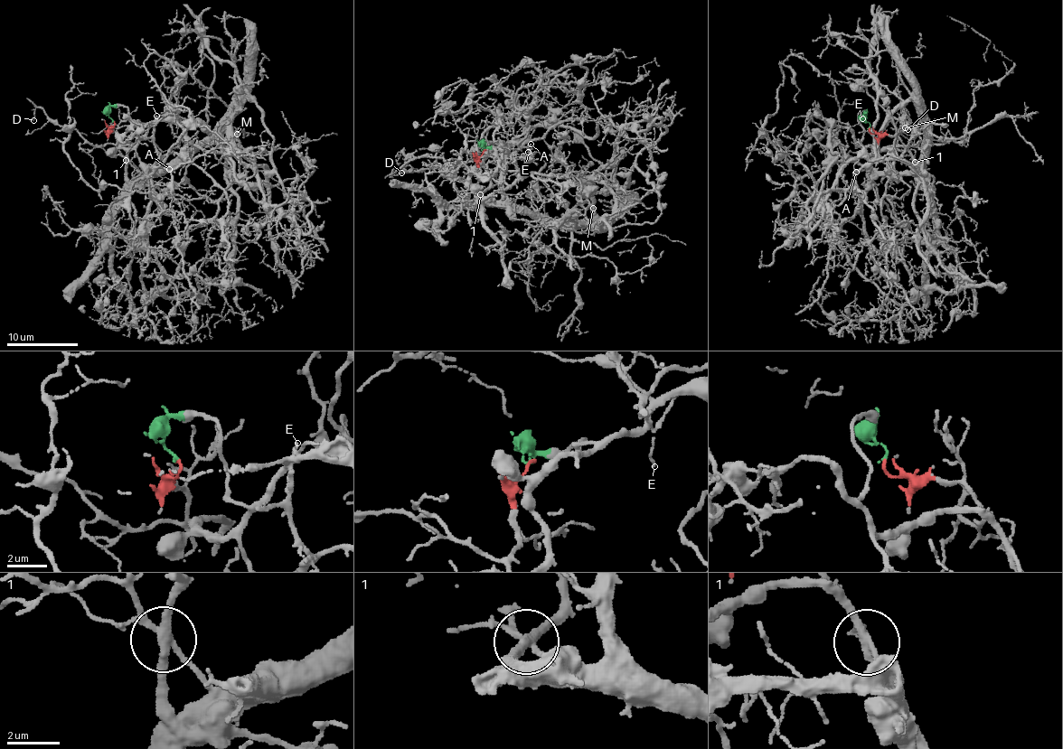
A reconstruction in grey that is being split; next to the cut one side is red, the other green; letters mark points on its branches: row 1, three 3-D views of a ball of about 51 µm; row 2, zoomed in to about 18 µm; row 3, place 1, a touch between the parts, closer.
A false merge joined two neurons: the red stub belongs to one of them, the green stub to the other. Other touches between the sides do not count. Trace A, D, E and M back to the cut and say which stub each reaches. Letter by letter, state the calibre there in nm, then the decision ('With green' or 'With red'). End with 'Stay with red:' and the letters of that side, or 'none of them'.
A: Thickness 100 nm. With red
D: Thickness 90 nm. With red
E: Thickness 100 nm. With green
M: Thickness 110 nm. With red
Stay with red: A, D, M

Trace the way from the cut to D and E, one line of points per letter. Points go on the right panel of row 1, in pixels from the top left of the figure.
D: (870, 129), (874, 135), (897, 135), (907, 147), (904, 151), (897, 145), (904, 117), (907, 130)
E: (870, 127), (865, 113), (860, 114), (858, 122), (864, 131), (859, 143), (851, 127), (862, 118)

